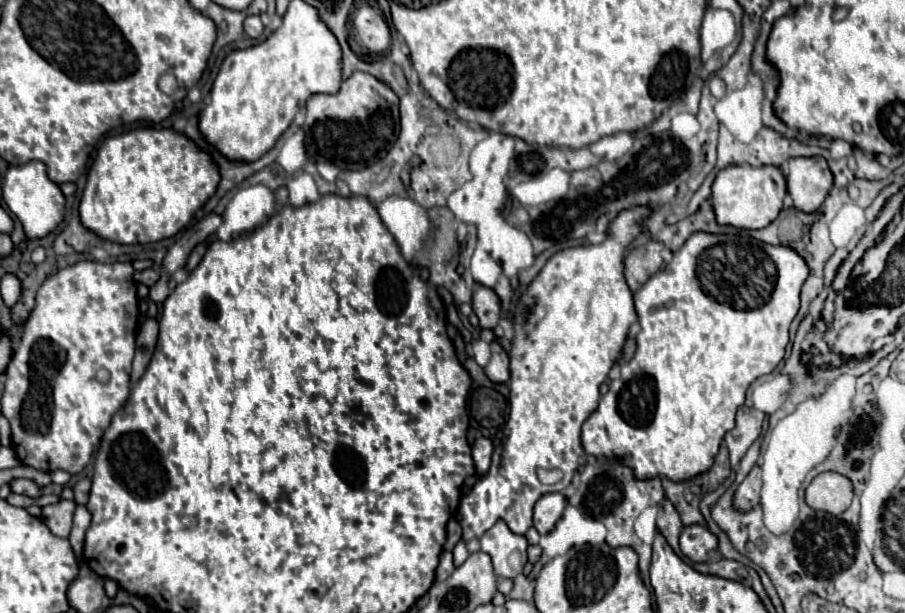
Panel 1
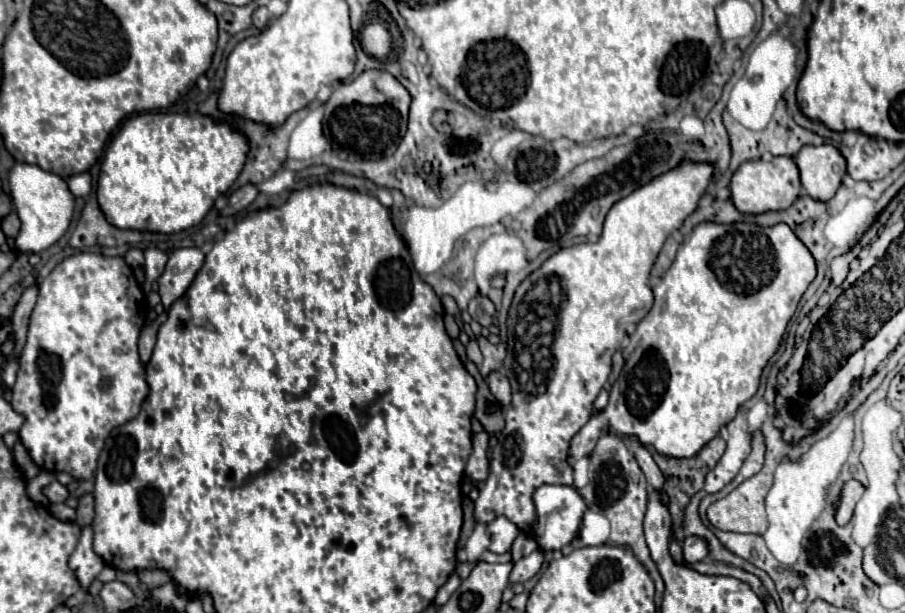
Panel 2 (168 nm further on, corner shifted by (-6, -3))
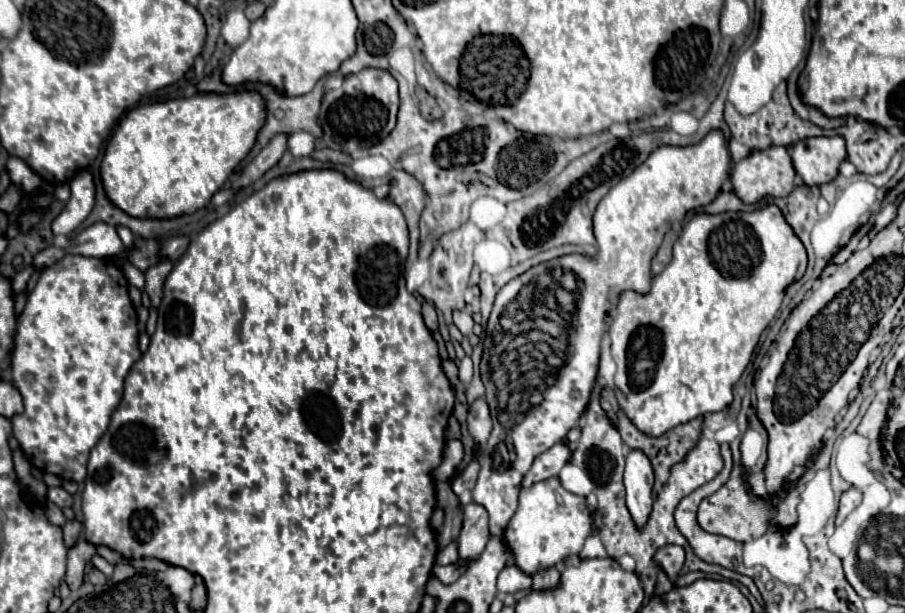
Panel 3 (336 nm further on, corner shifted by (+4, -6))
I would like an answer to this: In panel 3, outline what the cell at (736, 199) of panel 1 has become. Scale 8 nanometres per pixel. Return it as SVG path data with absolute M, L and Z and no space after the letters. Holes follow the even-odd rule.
M775 146L775 148L767 148L763 152L749 154L731 172L731 184L733 184L735 196L745 204L757 204L759 200L763 200L767 196L773 196L773 198L787 196L795 186L795 170L793 170L787 148Z

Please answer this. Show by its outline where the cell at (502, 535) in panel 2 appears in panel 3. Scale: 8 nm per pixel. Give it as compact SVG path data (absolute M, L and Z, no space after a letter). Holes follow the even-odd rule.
M465 504L463 506L463 530L457 540L459 544L459 558L461 560L477 560L487 542L489 542L489 516L487 510L479 504Z

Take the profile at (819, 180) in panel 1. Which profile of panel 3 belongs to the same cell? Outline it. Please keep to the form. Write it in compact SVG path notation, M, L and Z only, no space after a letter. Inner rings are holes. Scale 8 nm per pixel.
M839 136L801 140L789 148L797 176L807 186L821 186L837 176L839 164L847 158L845 142Z

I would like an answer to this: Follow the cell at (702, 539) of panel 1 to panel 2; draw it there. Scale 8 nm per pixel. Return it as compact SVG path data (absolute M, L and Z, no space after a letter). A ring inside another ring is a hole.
M687 537L683 541L683 557L685 557L685 563L687 565L693 565L697 561L705 561L707 559L707 543L699 537Z

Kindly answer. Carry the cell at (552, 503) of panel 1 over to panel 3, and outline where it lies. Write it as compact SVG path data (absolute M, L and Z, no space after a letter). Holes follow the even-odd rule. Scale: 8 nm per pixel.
M547 478L547 480L541 480L541 482L531 484L529 488L521 488L519 508L517 508L515 516L511 518L507 530L505 530L505 542L507 542L507 546L515 554L515 564L521 570L525 570L527 574L533 574L537 568L555 566L555 564L563 562L567 556L579 554L581 548L583 548L585 538L591 534L591 528L593 528L593 514L587 510L585 498L567 492L561 486L559 478Z

